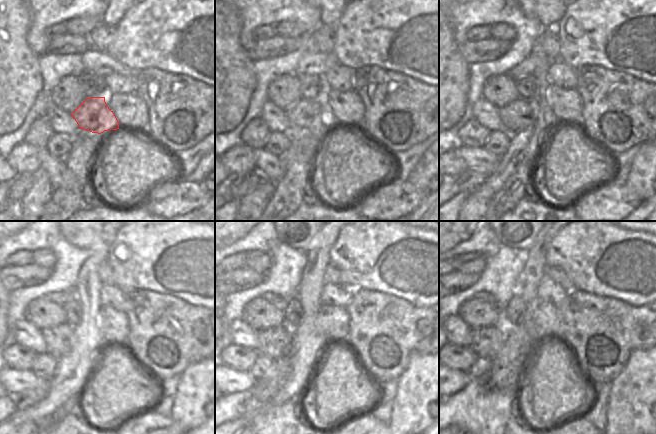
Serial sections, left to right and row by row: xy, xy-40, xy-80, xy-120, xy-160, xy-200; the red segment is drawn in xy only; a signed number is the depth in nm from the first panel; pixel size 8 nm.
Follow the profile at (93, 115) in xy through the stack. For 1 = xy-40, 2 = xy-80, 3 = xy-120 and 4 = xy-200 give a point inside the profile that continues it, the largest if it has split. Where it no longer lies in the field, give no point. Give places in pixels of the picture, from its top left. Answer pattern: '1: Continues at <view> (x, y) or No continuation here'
1: Continues at xy-40 (309, 114)
2: Continues at xy-80 (517, 116)
3: Continues at xy-120 (59, 340)
4: Continues at xy-200 (487, 341)

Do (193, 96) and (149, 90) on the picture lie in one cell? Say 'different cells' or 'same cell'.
same cell

